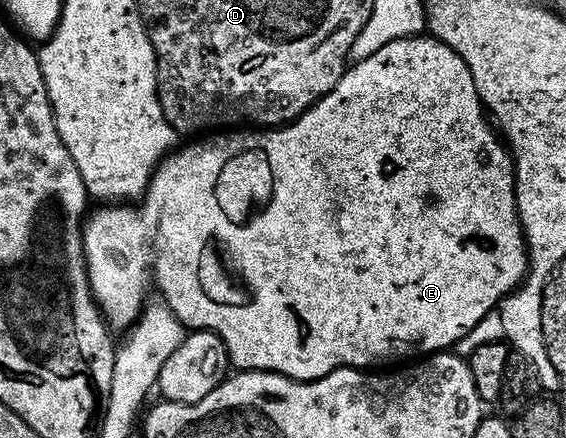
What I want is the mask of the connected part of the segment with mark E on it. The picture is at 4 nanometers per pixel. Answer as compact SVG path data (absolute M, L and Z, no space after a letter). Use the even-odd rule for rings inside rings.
M431 34L407 35L392 40L365 59L355 60L330 93L287 125L275 129L232 129L185 143L188 143L185 147L177 146L160 160L148 188L135 206L100 205L84 220L88 284L109 328L128 329L140 318L153 279L157 289L164 294L164 306L172 310L185 328L213 331L221 339L233 368L273 371L307 381L326 377L326 373L339 367L376 369L379 363L388 363L415 347L424 351L420 353L439 353L455 348L456 342L466 337L504 296L515 291L528 273L528 244L524 241L524 231L516 212L516 180L511 154L482 110L478 89L474 89L474 77L470 77L466 61L462 61L450 45Z

